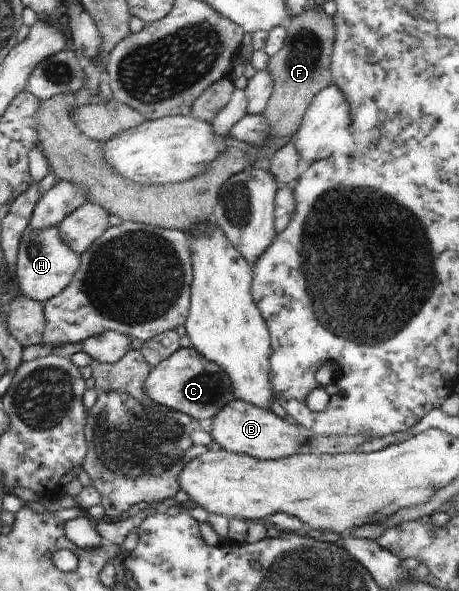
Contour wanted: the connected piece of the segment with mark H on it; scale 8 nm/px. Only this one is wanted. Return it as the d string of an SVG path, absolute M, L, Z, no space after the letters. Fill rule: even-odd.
M57 225L36 231L25 229L21 235L17 262L16 280L19 292L34 301L43 302L57 296L71 282L77 272L81 255L62 239Z

